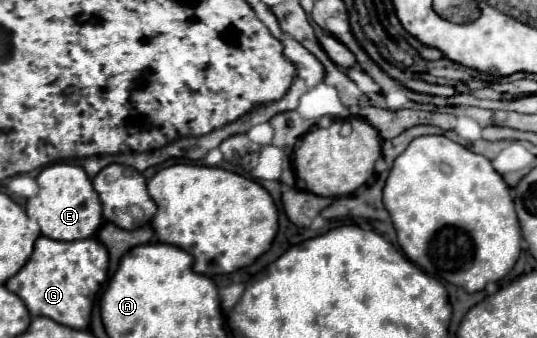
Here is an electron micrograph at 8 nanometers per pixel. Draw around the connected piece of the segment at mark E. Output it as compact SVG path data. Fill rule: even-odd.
M55 163L45 167L37 177L39 193L27 201L27 215L35 219L41 227L41 233L49 239L57 241L77 241L87 239L97 233L103 223L101 215L101 201L99 195L93 191L91 179L79 165Z

